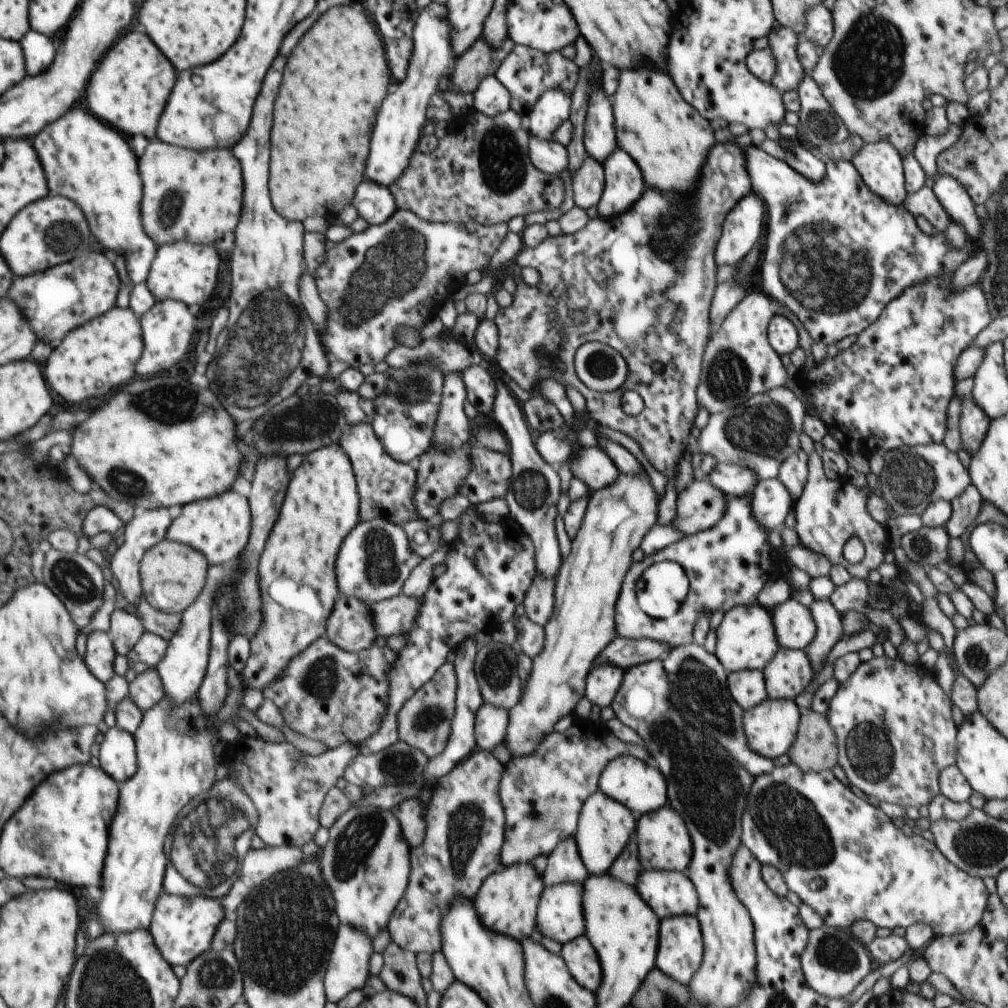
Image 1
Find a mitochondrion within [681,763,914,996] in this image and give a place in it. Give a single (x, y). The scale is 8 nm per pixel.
(787, 820)

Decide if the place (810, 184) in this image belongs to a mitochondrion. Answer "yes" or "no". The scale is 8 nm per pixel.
no

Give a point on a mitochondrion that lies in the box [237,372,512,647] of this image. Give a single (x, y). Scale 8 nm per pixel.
(297, 423)

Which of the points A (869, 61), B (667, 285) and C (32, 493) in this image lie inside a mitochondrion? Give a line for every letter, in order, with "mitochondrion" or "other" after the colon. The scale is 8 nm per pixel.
A: mitochondrion
B: mitochondrion
C: other

